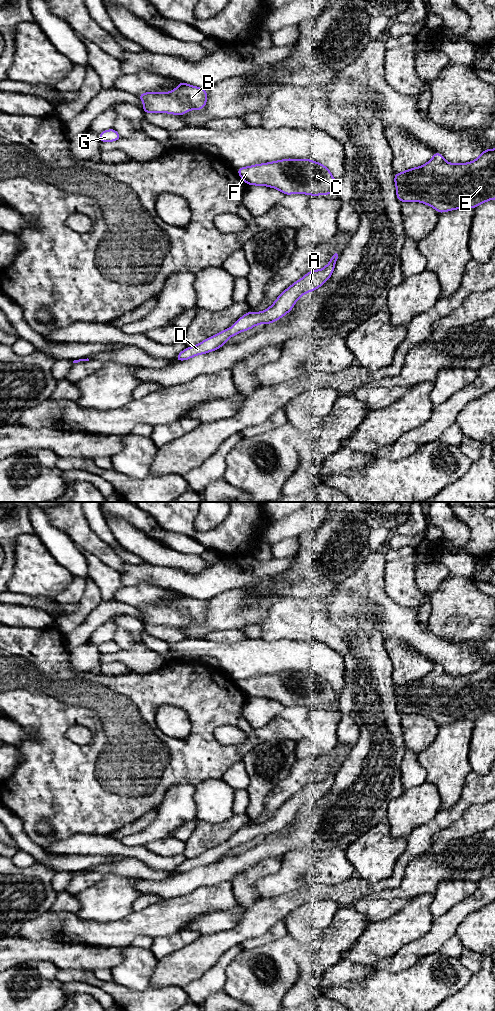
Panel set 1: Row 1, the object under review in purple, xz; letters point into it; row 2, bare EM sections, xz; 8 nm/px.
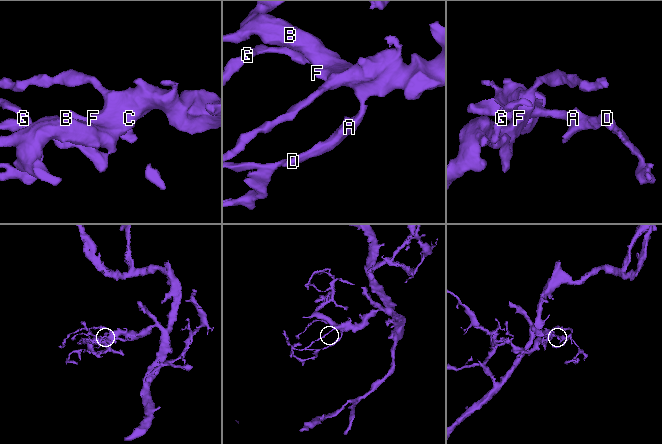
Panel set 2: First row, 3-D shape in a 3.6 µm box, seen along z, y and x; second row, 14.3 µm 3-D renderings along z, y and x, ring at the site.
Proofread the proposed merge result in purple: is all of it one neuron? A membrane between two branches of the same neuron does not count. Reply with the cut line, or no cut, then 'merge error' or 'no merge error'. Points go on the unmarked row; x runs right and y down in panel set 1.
no cut; no merge error

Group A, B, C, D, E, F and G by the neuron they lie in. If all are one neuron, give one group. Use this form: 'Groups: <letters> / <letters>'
Groups: A B C D E F G

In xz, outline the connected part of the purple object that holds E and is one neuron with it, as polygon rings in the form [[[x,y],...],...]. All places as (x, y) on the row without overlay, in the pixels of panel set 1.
[[[485,661],[474,673],[467,675],[449,675],[443,667],[435,664],[433,669],[424,677],[410,680],[401,685],[395,685],[397,711],[402,714],[421,714],[433,719],[439,726],[456,721],[475,719],[495,711],[495,661]]]

